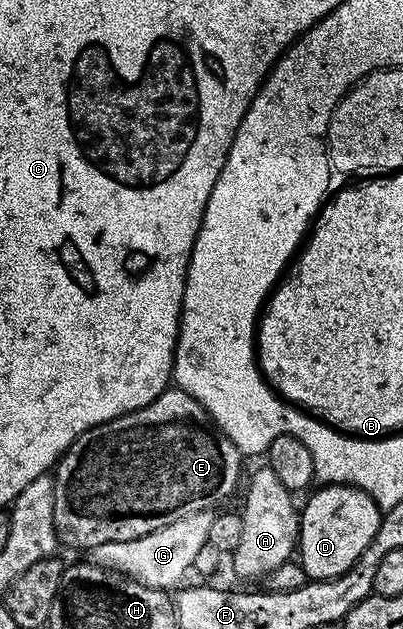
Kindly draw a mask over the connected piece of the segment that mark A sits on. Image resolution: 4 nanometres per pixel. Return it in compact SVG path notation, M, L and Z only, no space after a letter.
M263 464L247 482L247 495L243 498L244 527L241 542L230 555L231 566L243 578L259 578L271 575L276 568L285 564L296 553L299 540L299 510L292 491L277 480L277 472Z

